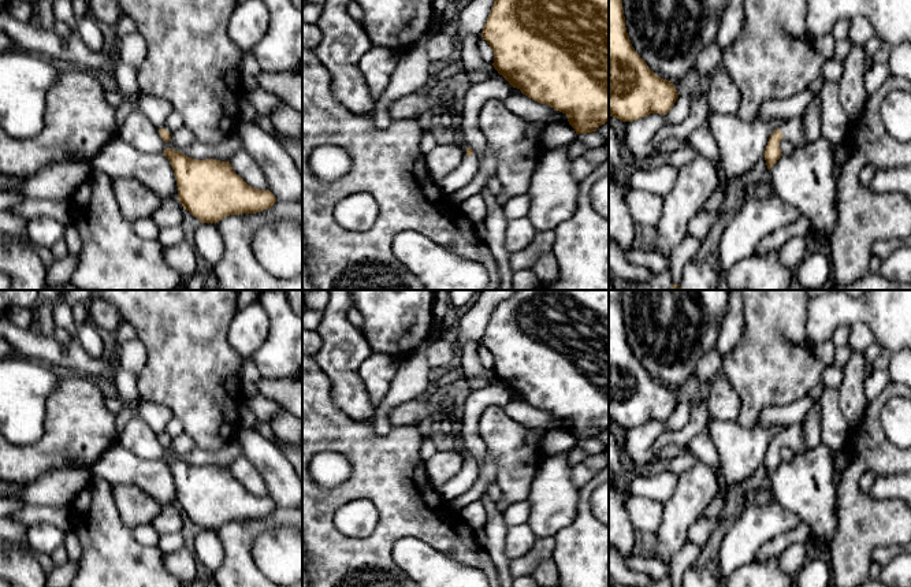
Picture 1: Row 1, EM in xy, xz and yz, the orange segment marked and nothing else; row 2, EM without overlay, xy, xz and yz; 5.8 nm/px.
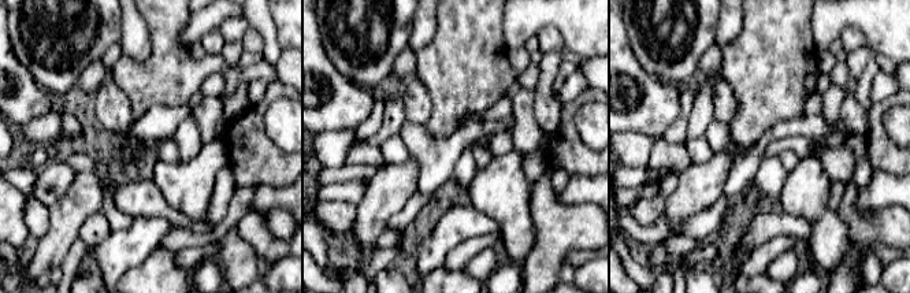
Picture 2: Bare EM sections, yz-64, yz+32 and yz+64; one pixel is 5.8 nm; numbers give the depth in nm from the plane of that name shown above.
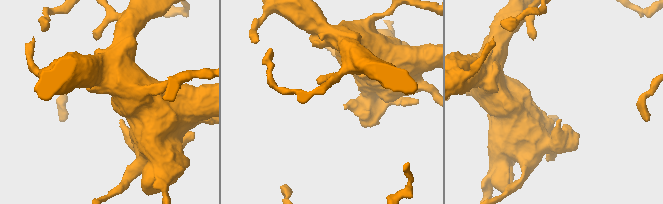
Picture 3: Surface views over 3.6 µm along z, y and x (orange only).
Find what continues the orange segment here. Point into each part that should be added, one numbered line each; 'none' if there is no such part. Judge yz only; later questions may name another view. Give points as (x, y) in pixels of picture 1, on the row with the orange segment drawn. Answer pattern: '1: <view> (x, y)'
1: yz (794, 129)

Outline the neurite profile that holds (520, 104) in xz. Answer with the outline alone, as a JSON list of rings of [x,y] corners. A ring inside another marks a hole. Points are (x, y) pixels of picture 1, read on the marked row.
[[[512,93],[503,103],[509,111],[529,122],[568,122],[565,114],[555,111],[550,105],[540,104],[523,93]]]

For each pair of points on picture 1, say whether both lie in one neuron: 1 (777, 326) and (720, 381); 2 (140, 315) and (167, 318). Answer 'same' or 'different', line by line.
1: different
2: same

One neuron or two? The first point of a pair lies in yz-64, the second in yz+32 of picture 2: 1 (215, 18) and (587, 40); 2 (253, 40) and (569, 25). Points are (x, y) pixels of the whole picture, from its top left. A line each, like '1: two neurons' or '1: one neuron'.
1: one neuron
2: two neurons

